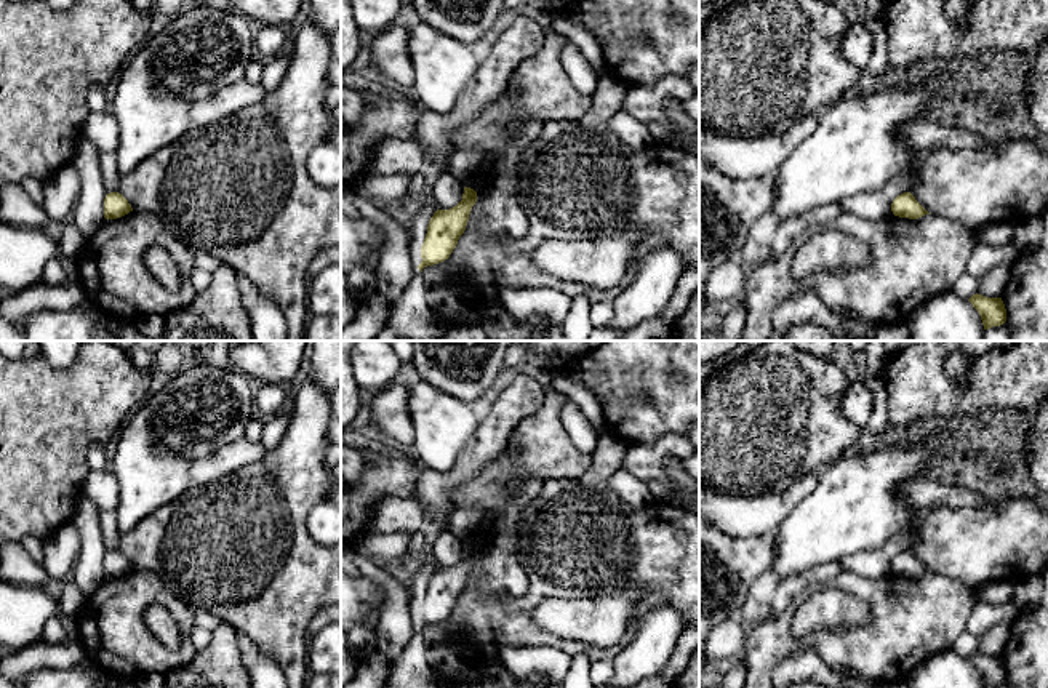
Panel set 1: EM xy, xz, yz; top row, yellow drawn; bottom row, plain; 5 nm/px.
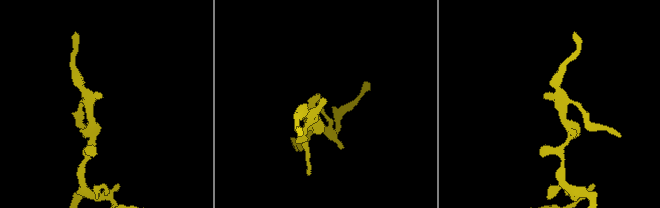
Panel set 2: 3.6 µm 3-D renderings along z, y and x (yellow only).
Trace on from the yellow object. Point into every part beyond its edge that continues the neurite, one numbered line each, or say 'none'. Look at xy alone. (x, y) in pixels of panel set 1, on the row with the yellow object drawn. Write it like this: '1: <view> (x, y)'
none

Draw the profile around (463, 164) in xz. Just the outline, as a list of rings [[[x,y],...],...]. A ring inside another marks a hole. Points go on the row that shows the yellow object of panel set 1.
[[[482,149],[458,150],[451,157],[448,171],[459,181],[466,181],[478,166],[482,157]]]

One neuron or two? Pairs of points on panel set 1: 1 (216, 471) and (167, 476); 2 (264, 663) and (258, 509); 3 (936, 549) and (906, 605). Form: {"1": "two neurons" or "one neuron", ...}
{"1": "two neurons", "2": "two neurons", "3": "two neurons"}

